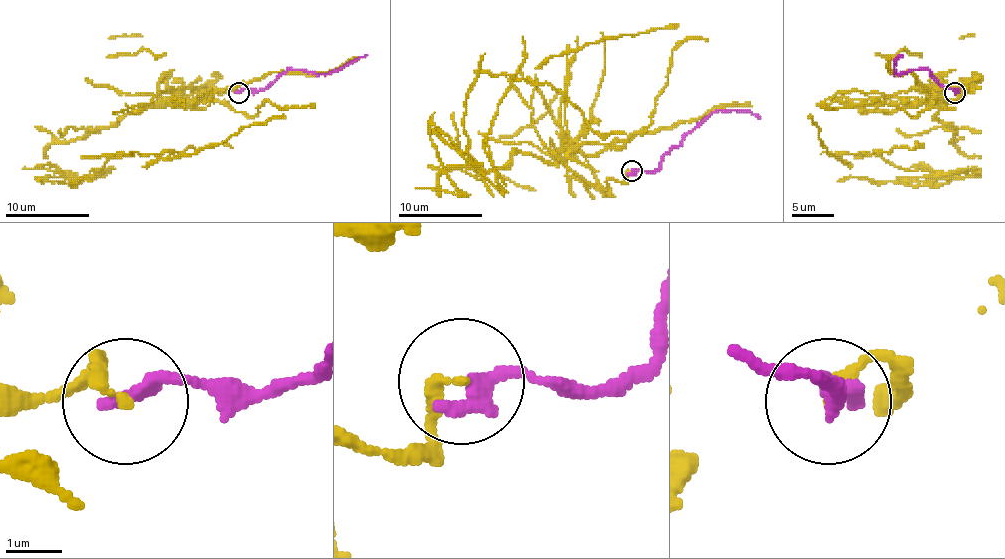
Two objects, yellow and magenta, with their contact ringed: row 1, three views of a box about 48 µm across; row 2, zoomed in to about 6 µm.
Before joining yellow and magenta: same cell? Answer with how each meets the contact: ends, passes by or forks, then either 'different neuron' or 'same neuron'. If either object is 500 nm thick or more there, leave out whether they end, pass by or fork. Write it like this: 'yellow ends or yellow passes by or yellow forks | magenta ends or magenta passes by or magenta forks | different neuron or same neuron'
yellow ends | magenta ends | different neuron

